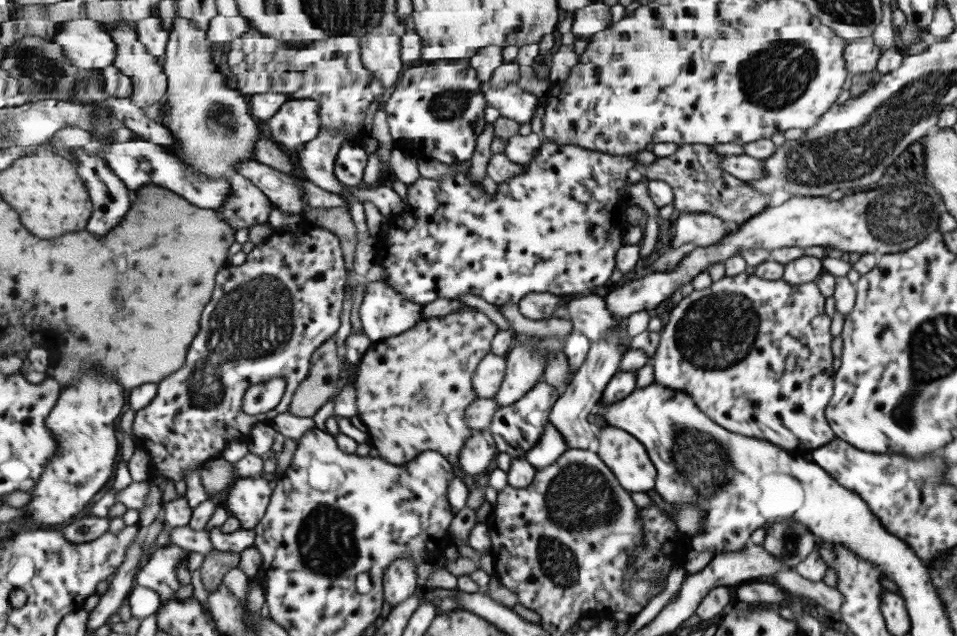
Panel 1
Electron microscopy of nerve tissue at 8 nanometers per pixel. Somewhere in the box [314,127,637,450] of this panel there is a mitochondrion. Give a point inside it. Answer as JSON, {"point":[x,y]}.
{"point":[426,401]}

